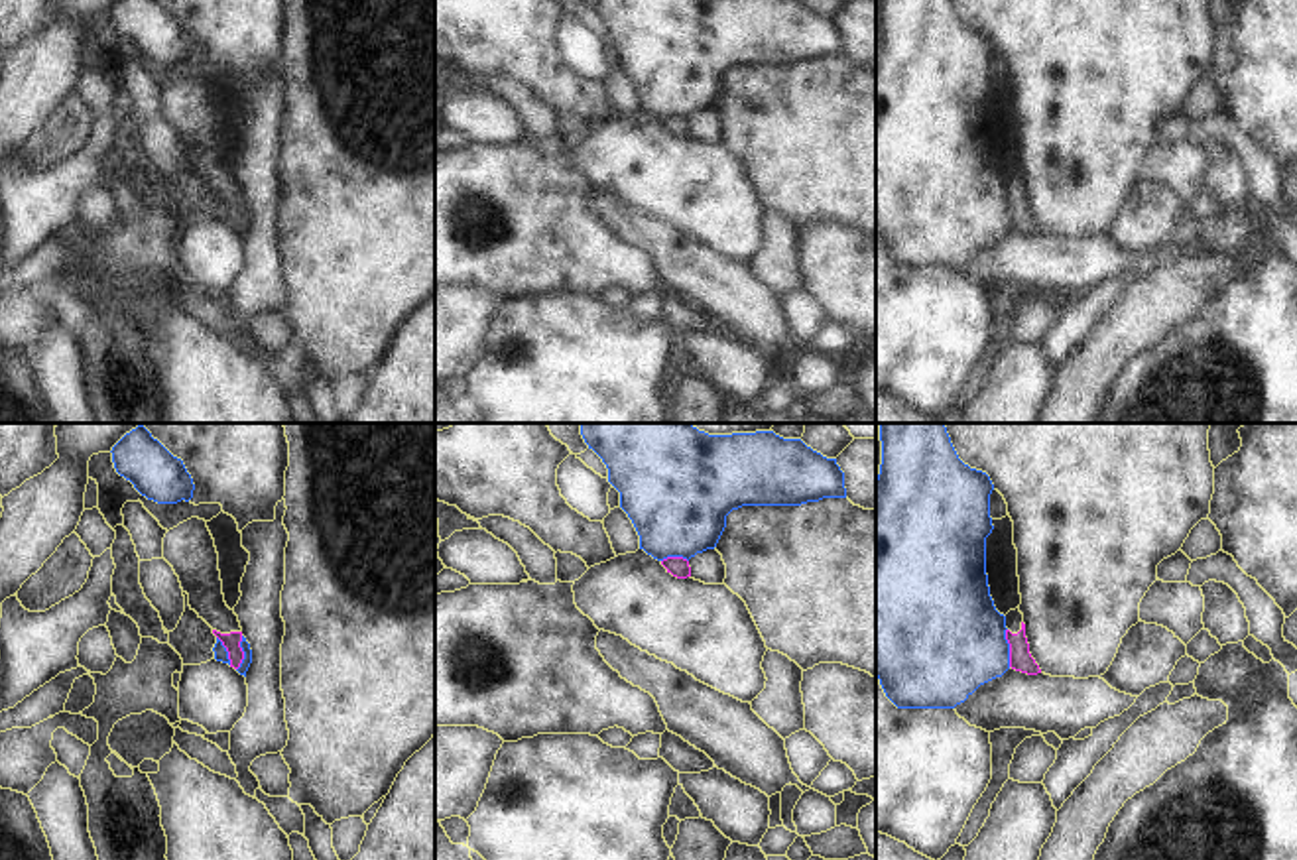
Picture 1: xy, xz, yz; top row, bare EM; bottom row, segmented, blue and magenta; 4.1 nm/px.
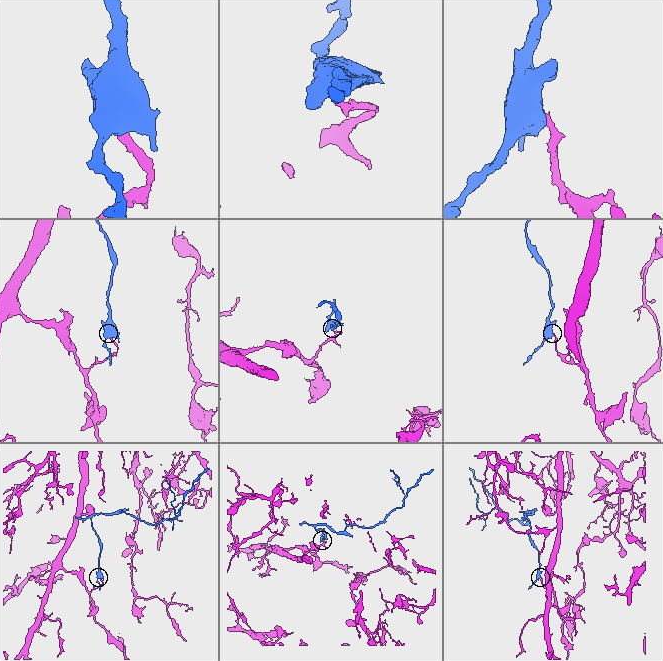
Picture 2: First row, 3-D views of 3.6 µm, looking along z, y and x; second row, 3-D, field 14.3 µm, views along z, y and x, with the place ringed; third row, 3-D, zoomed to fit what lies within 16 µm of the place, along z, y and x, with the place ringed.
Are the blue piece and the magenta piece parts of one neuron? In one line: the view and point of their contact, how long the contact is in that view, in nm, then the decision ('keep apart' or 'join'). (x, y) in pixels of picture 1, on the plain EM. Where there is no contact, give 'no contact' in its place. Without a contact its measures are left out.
yz (1008, 207) | 160 nm | keep apart

